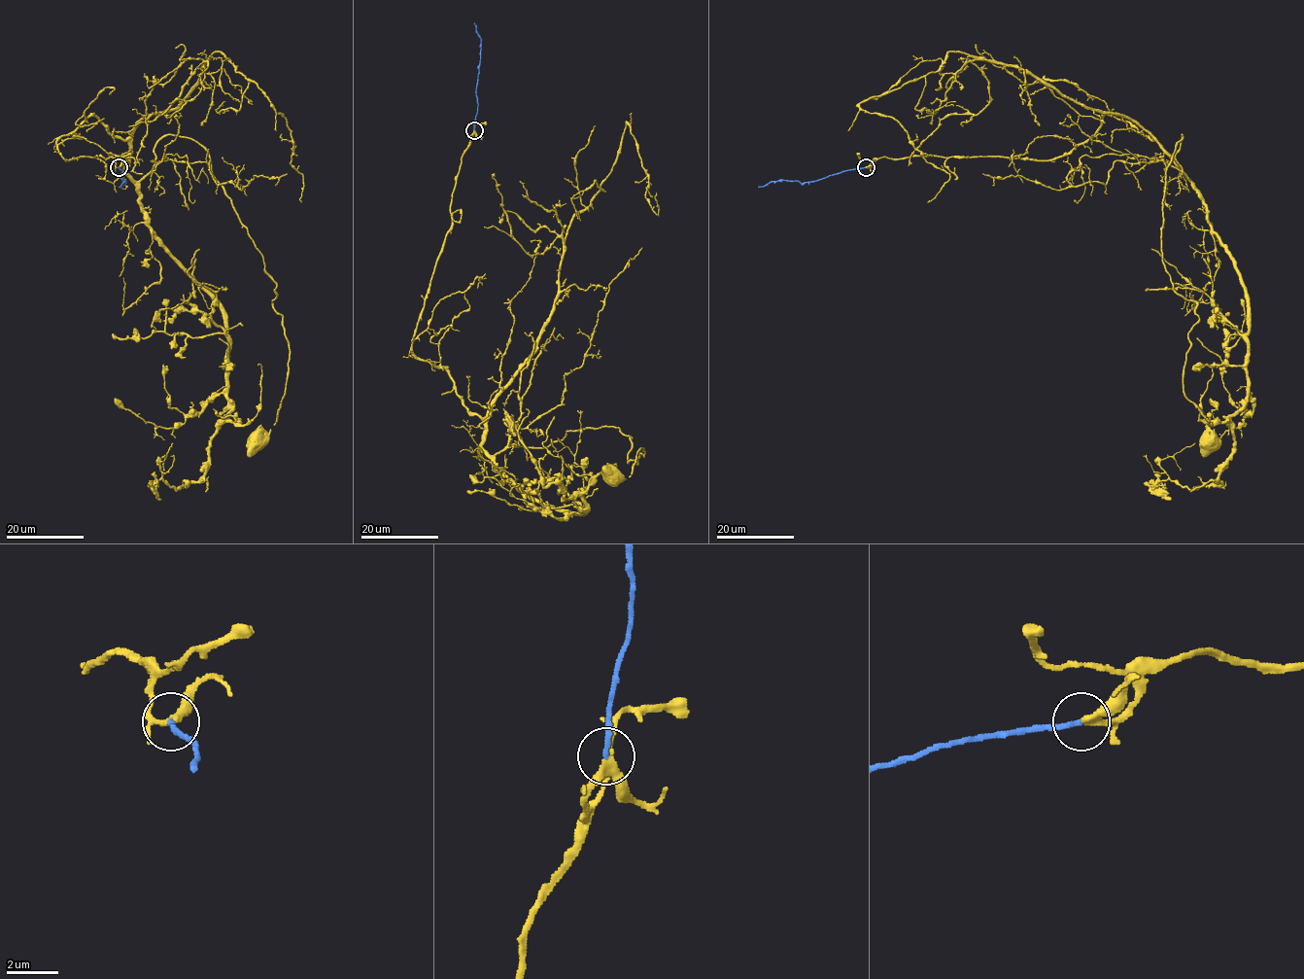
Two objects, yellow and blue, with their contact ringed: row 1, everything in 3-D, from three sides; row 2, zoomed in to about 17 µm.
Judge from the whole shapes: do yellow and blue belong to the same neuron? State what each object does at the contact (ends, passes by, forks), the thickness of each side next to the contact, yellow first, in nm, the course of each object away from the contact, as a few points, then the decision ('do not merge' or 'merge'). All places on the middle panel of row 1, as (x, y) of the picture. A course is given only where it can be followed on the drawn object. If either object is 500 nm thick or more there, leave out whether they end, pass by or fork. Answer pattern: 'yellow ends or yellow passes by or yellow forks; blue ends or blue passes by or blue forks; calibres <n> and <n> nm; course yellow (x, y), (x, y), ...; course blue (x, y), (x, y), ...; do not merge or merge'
yellow passes by; blue ends; calibres 260 and 200 nm; course yellow (473, 130), (412, 352), (446, 370), (492, 455), (618, 427), (628, 461), (644, 454), (612, 475); course blue (473, 130), (480, 62), (480, 37), (474, 22); merge

